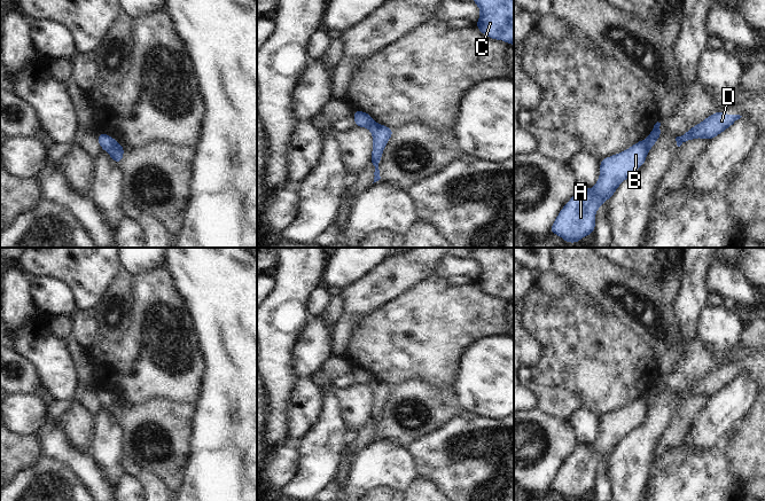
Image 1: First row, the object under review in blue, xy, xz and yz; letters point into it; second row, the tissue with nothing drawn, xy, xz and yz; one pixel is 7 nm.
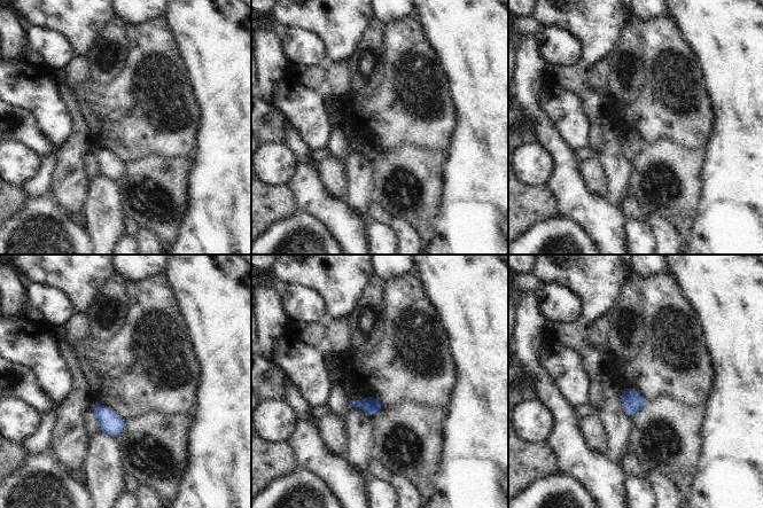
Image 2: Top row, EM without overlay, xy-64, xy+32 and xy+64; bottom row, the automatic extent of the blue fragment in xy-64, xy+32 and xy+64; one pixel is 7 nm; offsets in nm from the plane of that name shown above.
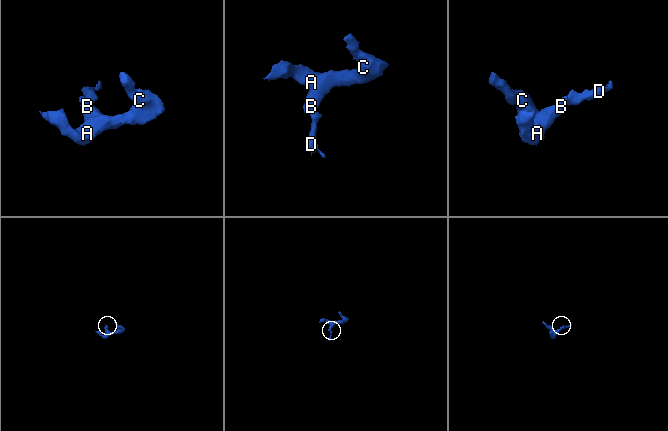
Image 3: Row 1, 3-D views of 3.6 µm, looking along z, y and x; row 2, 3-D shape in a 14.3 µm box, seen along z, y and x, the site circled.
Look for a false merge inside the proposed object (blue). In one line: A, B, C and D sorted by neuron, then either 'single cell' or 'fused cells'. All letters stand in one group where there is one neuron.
A B C / D; fused cells

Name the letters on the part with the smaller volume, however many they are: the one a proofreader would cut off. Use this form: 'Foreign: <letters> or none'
Foreign: D

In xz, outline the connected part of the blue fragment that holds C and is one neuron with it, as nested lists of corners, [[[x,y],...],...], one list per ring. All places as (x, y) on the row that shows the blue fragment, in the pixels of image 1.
[[[473,0],[481,10],[476,22],[479,32],[514,45],[514,0]]]

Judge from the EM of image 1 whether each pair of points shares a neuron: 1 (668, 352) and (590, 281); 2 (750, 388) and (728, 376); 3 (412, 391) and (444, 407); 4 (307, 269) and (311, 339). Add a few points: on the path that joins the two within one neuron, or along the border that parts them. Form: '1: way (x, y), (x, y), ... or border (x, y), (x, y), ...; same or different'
1: way (648, 333), (609, 298); same
2: border (752, 377), (741, 373), (711, 394); different
3: way (420, 399), (429, 407), (436, 407); same
4: border (310, 318), (295, 341); different

